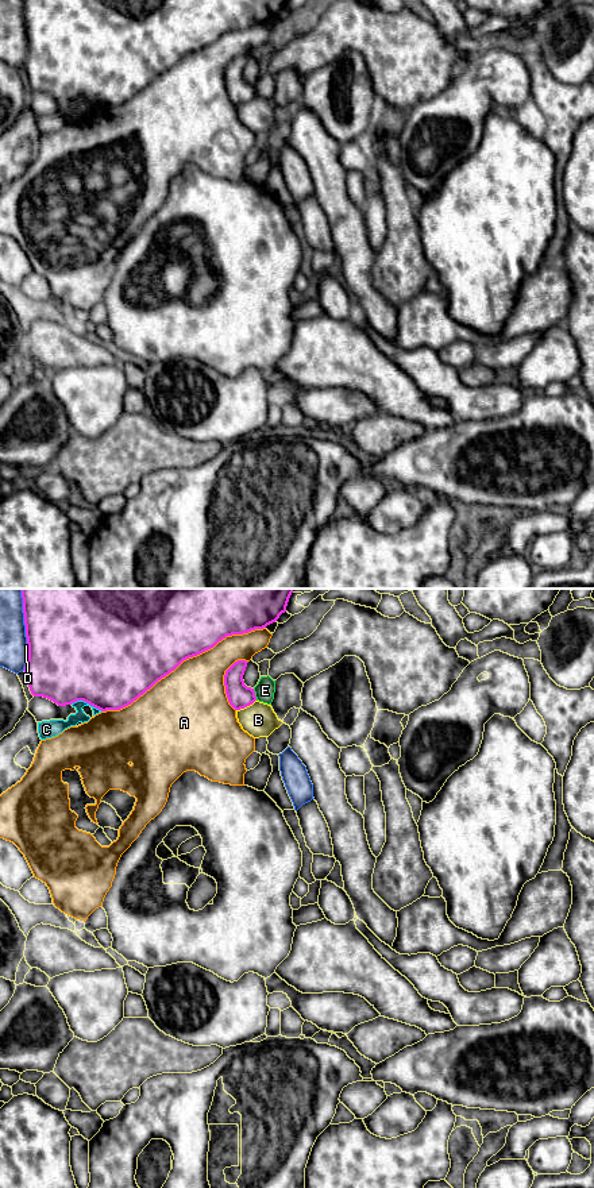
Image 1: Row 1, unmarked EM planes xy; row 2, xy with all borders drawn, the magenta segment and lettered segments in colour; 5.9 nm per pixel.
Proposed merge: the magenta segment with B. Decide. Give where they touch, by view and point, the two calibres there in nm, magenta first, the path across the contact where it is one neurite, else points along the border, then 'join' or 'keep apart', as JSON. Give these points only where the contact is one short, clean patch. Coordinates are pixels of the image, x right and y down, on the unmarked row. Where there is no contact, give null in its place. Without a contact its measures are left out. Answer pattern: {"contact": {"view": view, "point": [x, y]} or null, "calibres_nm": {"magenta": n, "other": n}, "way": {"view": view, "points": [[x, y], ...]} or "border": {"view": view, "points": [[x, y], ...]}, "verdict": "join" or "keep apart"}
{"contact": {"view": "xy", "point": [246, 101]}, "calibres_nm": {"magenta": 150, "other": 200}, "verdict": "keep apart"}

